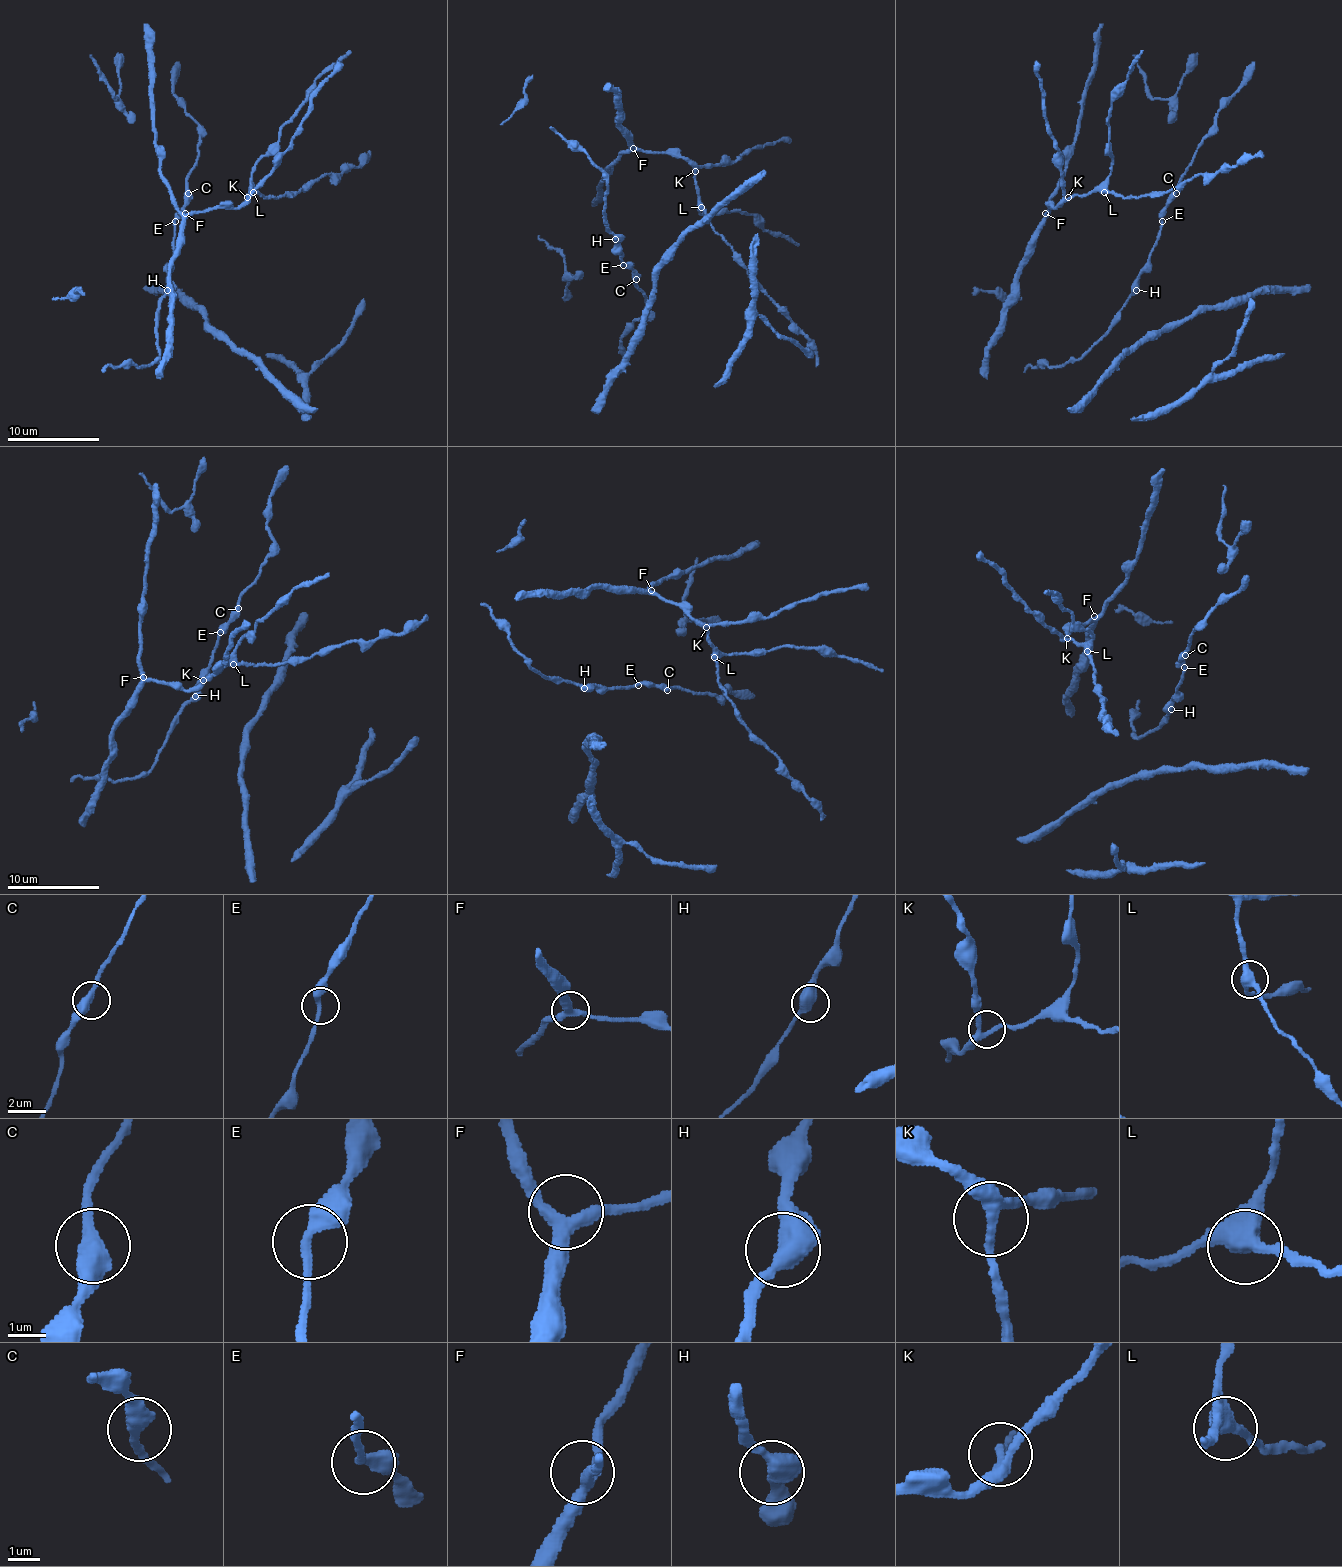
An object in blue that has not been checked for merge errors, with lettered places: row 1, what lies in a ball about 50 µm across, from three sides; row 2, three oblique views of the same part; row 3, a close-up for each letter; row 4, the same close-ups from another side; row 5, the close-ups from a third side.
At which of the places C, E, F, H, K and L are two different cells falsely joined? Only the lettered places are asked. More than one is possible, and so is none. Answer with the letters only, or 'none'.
none

